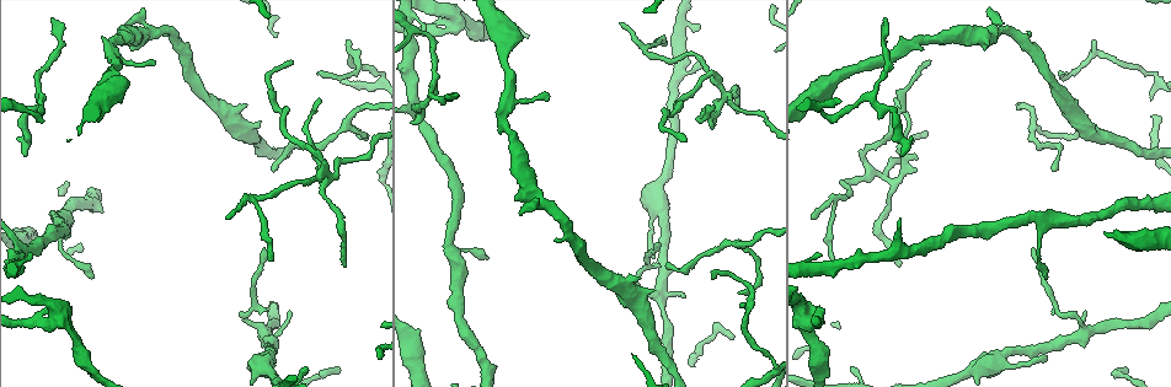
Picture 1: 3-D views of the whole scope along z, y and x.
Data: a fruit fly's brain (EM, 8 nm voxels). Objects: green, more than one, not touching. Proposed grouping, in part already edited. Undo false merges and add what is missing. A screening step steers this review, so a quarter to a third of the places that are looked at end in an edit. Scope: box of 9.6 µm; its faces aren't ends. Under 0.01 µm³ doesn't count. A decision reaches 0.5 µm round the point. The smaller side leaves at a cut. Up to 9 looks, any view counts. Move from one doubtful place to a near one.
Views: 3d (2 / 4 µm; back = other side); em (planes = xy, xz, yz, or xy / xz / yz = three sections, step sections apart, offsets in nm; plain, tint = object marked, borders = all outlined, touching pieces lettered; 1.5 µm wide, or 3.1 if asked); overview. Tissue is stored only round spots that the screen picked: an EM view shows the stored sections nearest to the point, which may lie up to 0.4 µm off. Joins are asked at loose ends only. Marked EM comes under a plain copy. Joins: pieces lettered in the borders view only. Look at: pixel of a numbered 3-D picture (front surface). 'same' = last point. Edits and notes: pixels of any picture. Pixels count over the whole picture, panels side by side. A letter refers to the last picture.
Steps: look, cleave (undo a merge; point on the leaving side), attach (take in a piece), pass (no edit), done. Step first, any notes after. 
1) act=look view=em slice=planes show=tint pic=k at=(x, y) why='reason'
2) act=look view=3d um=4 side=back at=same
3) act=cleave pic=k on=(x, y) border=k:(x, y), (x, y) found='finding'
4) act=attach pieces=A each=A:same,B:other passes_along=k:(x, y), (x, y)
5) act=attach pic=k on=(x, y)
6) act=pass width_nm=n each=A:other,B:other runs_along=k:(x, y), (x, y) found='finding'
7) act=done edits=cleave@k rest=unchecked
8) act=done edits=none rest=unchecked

act=look view=3d um=2 pic=1 at=(316, 74) why='end of a long branch'

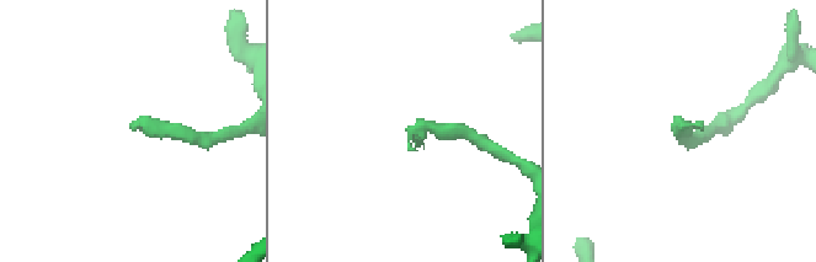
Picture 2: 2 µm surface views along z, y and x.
act=look view=em slice=planes show=borders pic=2 at=(409, 150) why='shape alone is not enough'

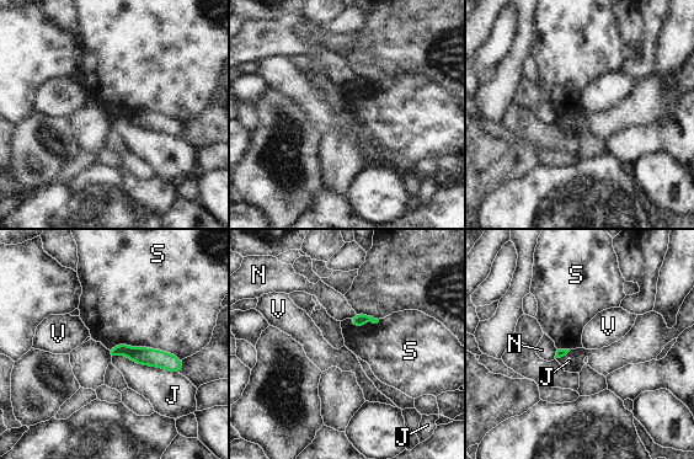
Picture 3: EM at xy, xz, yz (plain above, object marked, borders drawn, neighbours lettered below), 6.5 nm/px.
act=pass each=J:other,N:other,S:other,V:other runs_along=3:(111, 352), (128, 351), (179, 364) found='none of them fits'

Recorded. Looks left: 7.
act=look view=3d um=4 pic=1 at=(262, 251) why='end of a long branch'

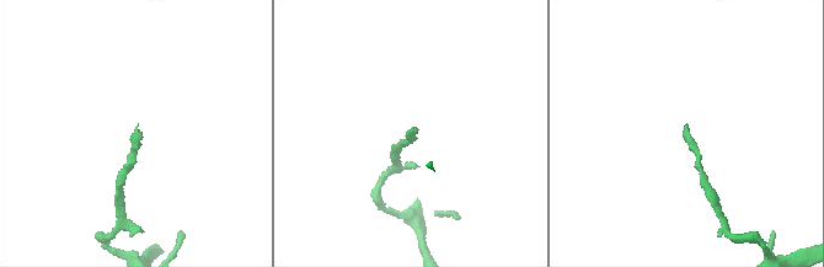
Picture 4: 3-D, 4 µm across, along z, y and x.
act=look view=em slice=xz step=4 show=borders pic=4 at=(685, 127) why='shape alone is not enough'

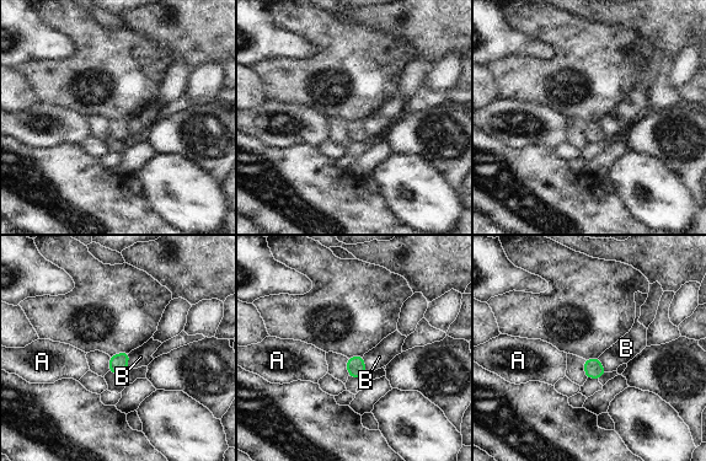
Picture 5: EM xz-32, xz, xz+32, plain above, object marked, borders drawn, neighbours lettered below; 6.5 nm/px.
act=pass each=A:other,B:other border=5:(130, 352), (127, 368) found='none of them fits'

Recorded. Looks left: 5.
act=look view=3d um=4 pic=1 at=(289, 313) why='an open end'

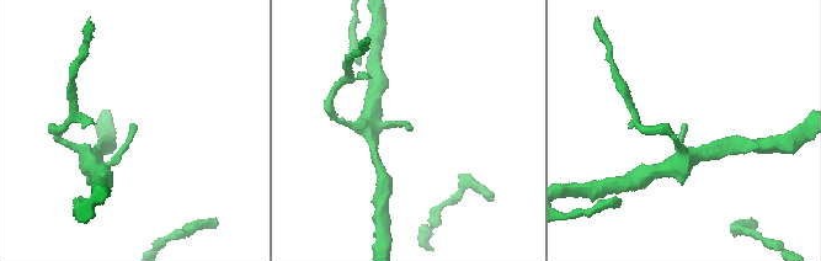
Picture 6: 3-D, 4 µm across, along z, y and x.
act=look view=em slice=planes show=tint pic=6 at=(134, 125) why='now the EM'

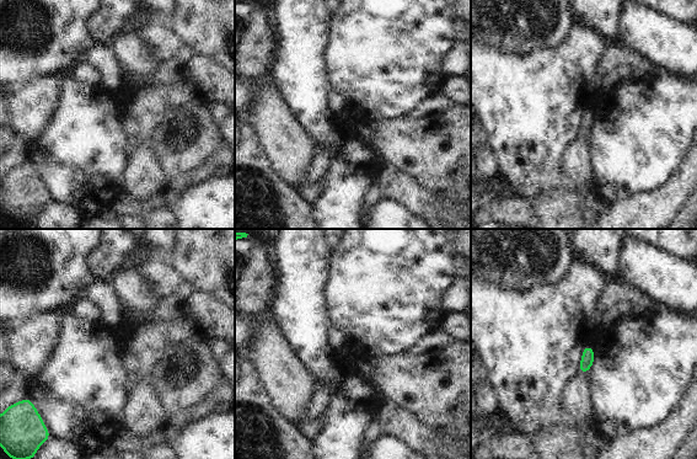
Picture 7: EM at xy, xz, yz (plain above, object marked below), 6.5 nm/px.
act=look view=em slice=planes show=borders at=same why='what lies round it'

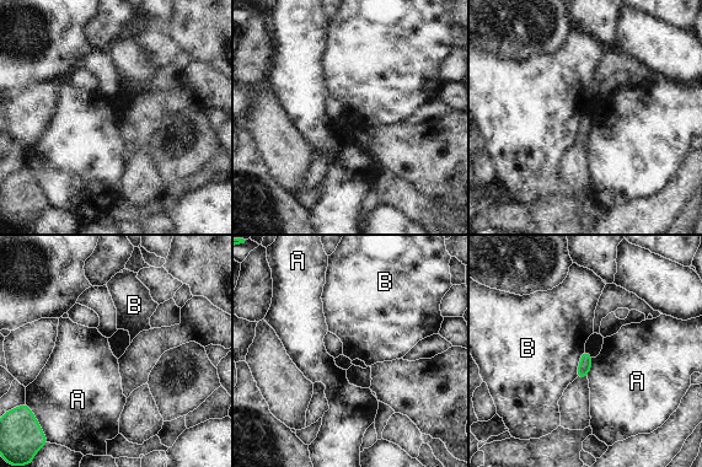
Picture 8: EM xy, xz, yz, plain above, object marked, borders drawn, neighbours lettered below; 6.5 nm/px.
act=pass each=A:other,B:other border=8:(584, 349), (574, 377) found='none of them fits'

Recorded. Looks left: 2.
act=look view=em slice=planes show=borders pic=1 at=(270, 259) why='branch stops here'

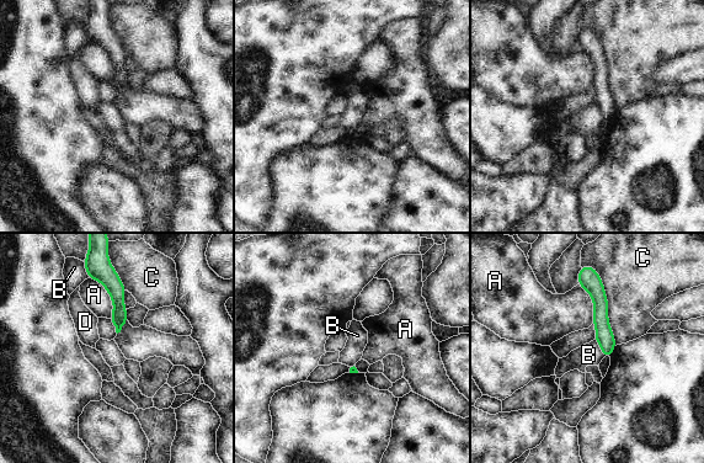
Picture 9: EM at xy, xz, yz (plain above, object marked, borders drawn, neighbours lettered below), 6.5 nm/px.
act=pass each=A:other,B:other,C:other,D:other runs_along=9:(592, 278), (607, 354) found='none of them fits'

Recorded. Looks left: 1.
act=done edits=none rest=unchecked

